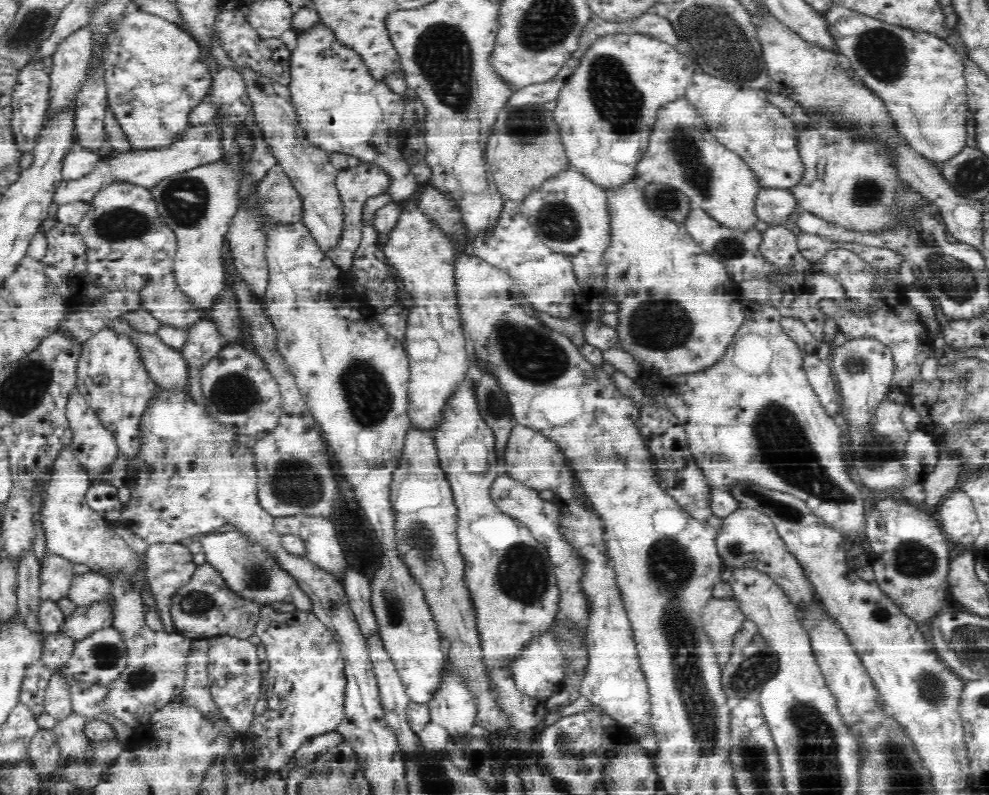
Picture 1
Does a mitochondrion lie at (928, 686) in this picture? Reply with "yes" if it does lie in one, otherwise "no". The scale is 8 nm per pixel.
yes

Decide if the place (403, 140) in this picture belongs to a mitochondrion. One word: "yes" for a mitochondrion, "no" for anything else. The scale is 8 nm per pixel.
no

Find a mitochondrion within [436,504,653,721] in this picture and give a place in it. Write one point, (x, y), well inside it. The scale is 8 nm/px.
(521, 572)

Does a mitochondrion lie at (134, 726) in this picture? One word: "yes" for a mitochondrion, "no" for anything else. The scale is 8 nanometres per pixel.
no

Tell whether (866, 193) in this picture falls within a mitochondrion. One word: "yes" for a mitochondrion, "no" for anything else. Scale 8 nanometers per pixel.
yes

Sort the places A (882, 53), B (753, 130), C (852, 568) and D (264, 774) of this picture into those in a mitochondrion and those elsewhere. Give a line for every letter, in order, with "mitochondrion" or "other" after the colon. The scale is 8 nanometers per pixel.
A: mitochondrion
B: other
C: other
D: other

